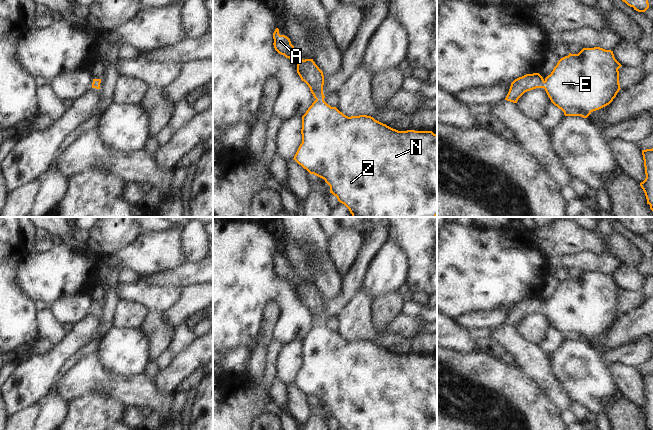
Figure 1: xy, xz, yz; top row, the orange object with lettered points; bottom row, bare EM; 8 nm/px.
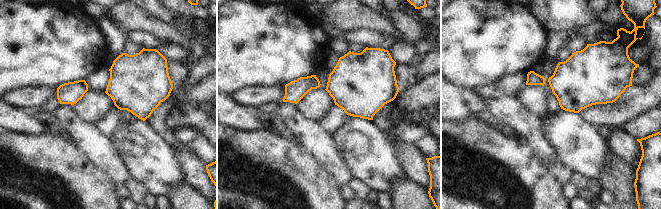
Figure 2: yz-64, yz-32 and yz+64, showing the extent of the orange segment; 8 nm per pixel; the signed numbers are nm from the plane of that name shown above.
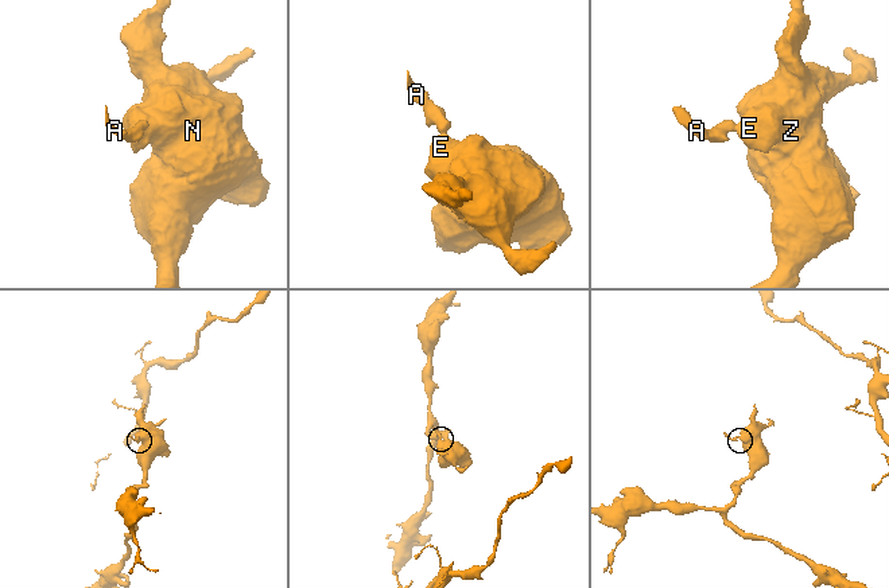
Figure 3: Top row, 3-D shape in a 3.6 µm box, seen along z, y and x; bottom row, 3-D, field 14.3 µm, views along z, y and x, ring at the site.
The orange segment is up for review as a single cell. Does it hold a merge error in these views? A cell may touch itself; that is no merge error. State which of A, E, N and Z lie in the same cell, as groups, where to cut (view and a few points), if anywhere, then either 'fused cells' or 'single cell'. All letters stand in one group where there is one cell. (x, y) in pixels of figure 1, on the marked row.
groups A E N Z; cut none; single cell

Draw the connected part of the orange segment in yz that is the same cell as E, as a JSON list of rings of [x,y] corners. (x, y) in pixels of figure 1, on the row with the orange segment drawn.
[[[583,48],[578,54],[569,53],[561,58],[545,79],[539,73],[515,79],[505,100],[517,103],[525,92],[544,88],[565,116],[587,118],[616,97],[621,89],[618,71],[621,66],[611,50]]]

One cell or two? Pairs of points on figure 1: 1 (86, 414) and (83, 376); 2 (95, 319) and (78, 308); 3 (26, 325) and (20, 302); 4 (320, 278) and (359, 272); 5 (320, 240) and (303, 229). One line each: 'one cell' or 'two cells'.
1: two cells
2: two cells
3: one cell
4: two cells
5: one cell

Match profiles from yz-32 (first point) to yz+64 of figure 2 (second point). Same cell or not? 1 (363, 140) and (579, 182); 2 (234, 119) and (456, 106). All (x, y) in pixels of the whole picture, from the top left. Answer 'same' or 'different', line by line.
1: different
2: same

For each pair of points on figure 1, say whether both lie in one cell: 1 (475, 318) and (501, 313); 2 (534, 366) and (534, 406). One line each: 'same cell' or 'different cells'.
1: same cell
2: different cells

